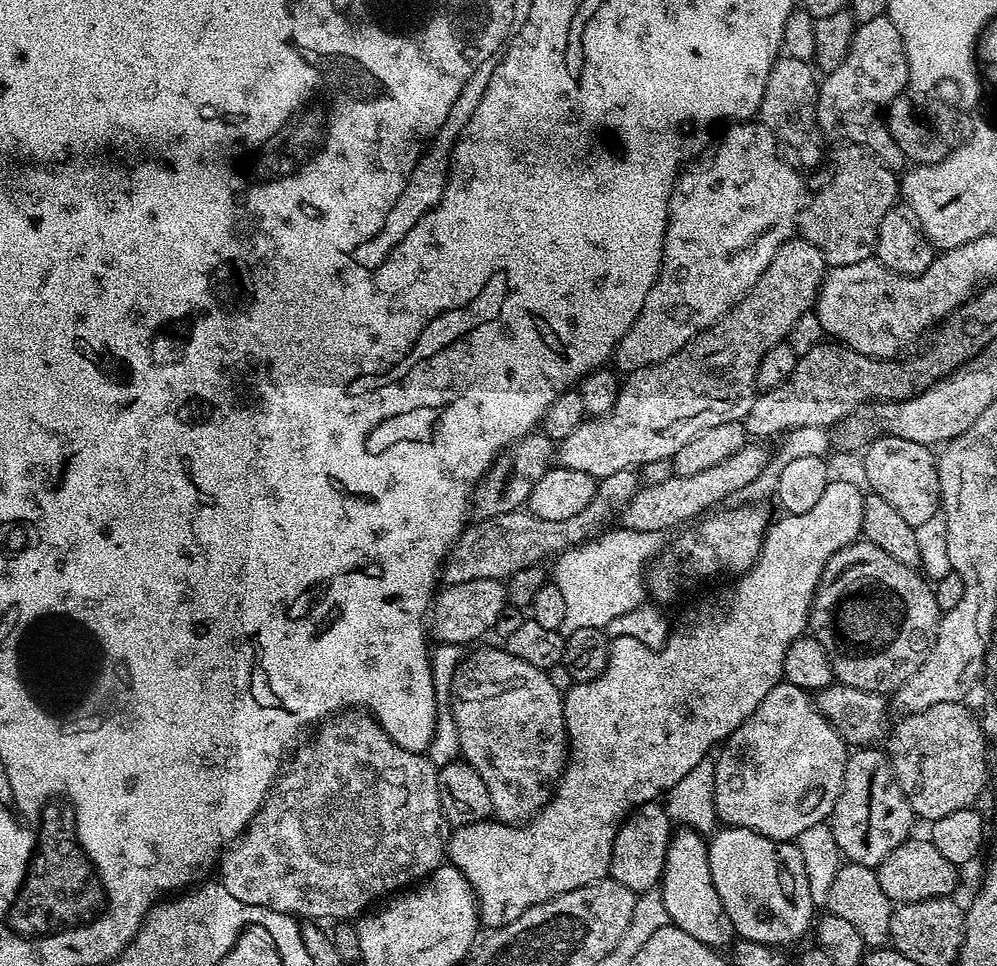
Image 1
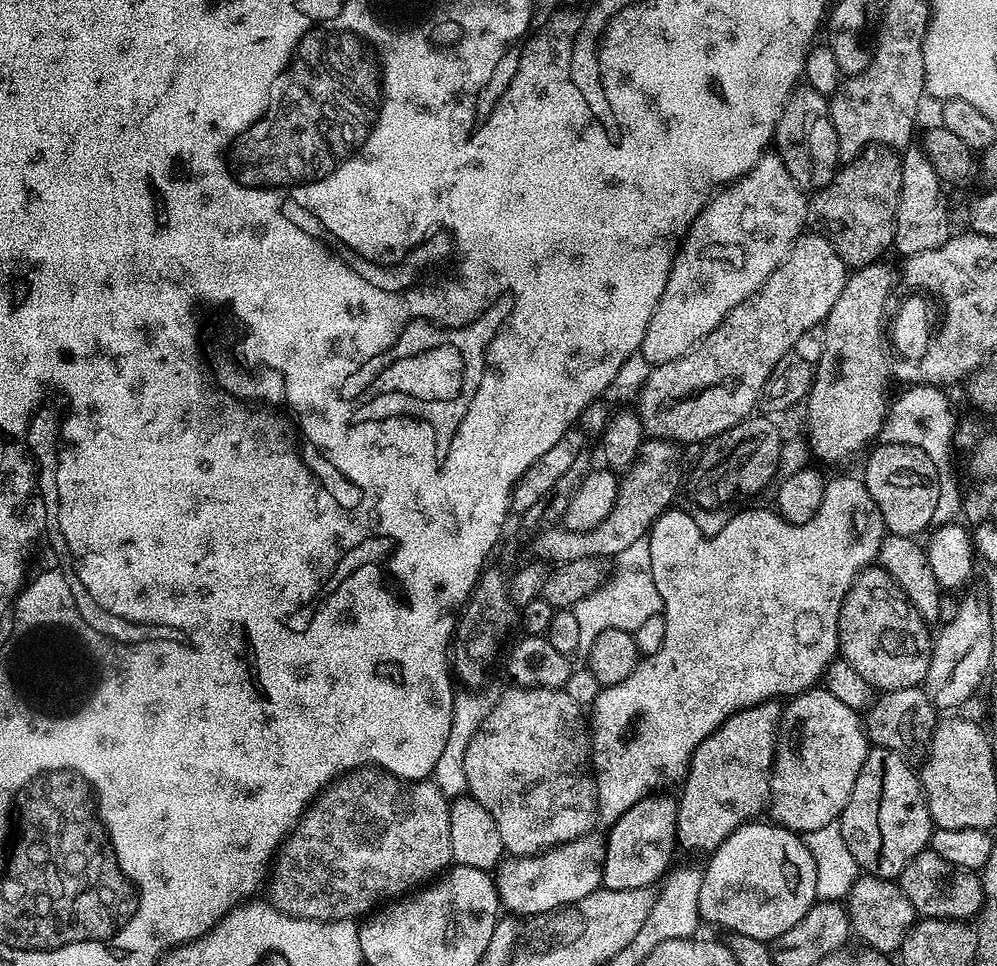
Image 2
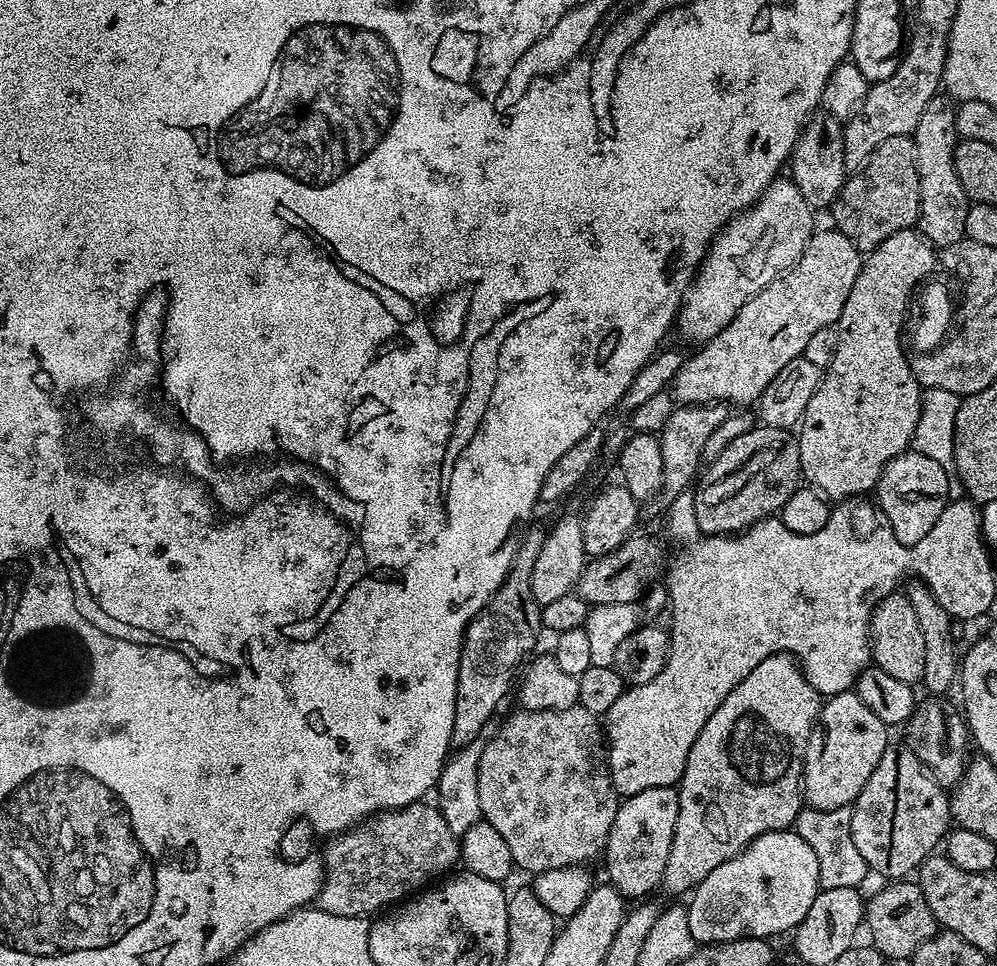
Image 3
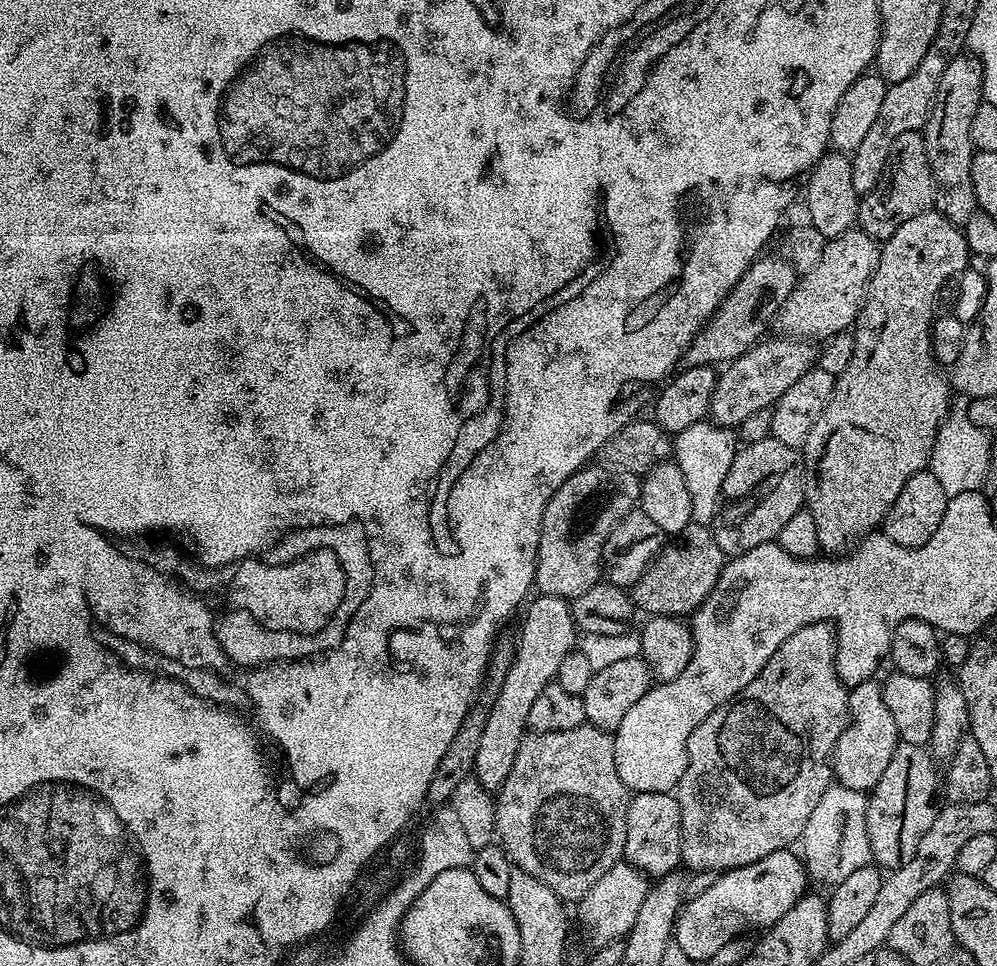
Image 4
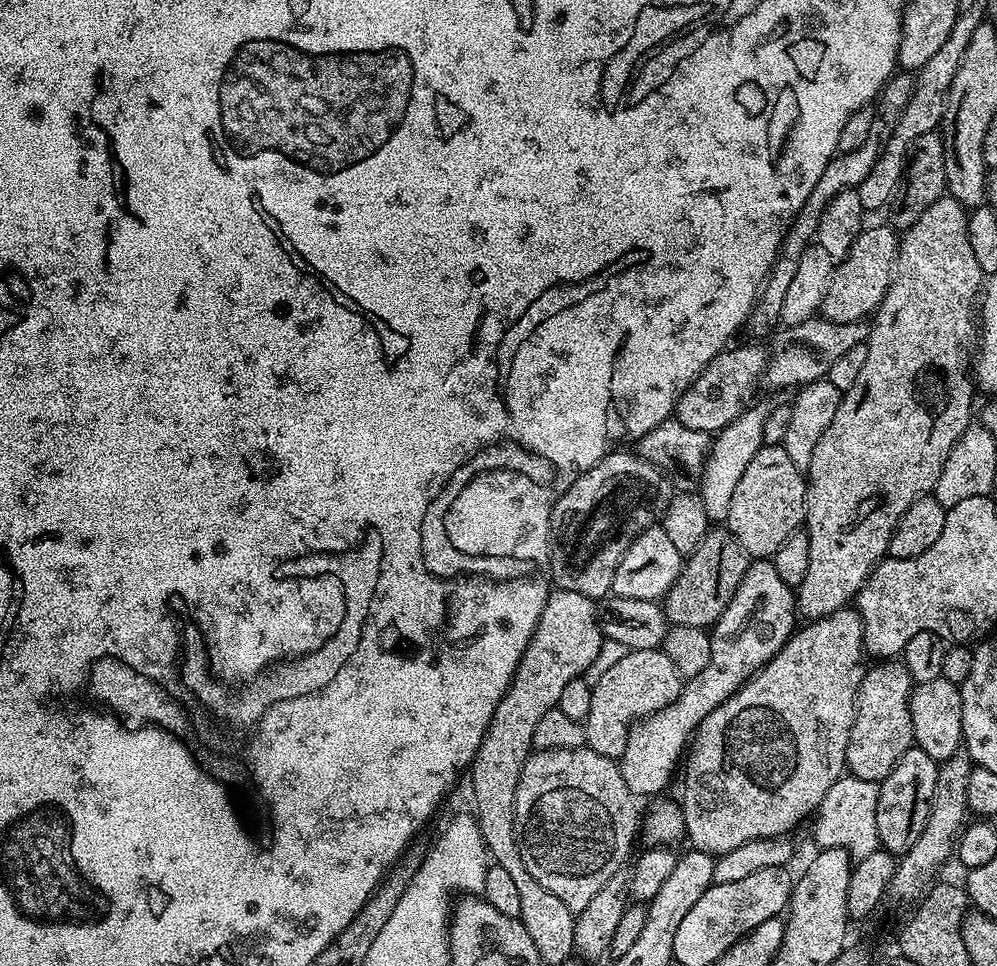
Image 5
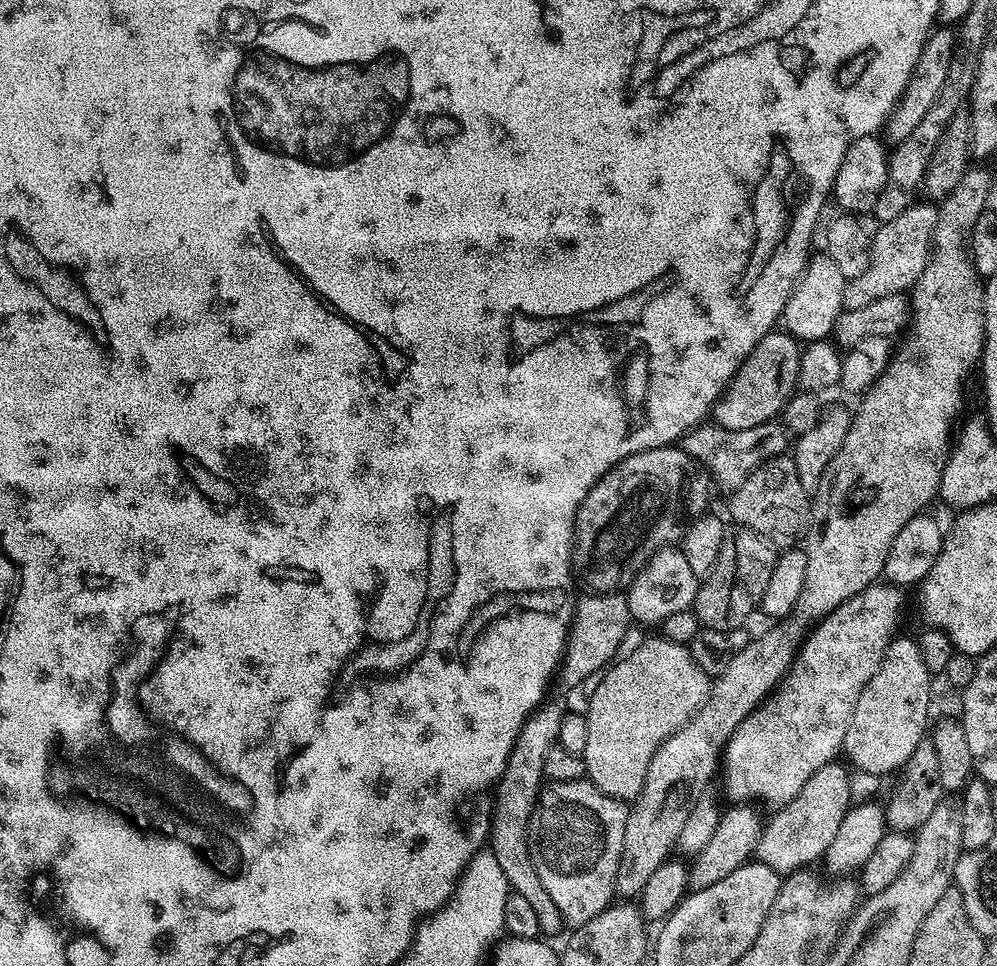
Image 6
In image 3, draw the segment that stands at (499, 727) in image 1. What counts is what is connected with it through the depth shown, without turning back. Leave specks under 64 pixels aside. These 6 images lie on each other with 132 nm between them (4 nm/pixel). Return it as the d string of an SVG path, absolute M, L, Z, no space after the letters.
M582 707L567 708L566 710L542 710L541 712L526 712L516 710L516 713L501 726L489 739L488 744L482 750L482 758L478 762L478 802L480 803L480 814L488 821L502 839L506 846L510 846L512 863L517 869L525 868L529 874L545 872L546 870L558 870L569 868L575 864L584 866L601 855L602 849L608 843L610 826L614 826L614 814L618 810L620 800L616 788L612 785L612 776L608 773L608 758L606 755L606 736L602 731L602 724L598 721L597 713Z

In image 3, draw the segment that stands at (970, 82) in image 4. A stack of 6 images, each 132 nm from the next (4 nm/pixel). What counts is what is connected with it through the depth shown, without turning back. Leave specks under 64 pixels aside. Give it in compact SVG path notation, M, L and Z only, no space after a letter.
M944 94L930 98L911 137L916 144L916 169L920 179L918 231L929 244L943 250L954 242L965 239L966 214L970 207L968 195L966 190L962 190L962 182L954 166L954 154L958 143L956 104Z

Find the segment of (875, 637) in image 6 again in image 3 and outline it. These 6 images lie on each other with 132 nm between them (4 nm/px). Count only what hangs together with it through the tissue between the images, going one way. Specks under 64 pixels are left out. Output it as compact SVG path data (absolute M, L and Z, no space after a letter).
M787 654L758 662L758 666L722 698L718 710L706 718L706 726L702 726L698 738L694 738L694 746L690 746L684 772L680 775L678 822L674 826L674 842L670 842L670 858L666 858L663 891L676 896L672 898L680 898L683 892L691 893L710 870L737 856L754 838L767 832L783 832L795 825L802 809L804 756L808 753L808 740L821 707L821 696L806 682L800 665Z

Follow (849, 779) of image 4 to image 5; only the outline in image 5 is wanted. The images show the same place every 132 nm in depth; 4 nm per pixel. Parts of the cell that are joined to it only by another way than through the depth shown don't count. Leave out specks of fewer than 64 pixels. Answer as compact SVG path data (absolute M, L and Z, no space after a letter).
M888 658L883 662L876 664L867 669L860 683L860 689L856 695L856 717L854 718L854 726L850 734L850 742L846 750L846 758L848 759L846 768L851 775L860 779L875 780L877 782L885 780L890 774L890 770L894 770L894 766L902 758L902 754L906 754L908 748L913 747L912 739L912 719L910 718L910 710L908 709L908 700L912 696L914 681L908 668L904 663L896 658Z

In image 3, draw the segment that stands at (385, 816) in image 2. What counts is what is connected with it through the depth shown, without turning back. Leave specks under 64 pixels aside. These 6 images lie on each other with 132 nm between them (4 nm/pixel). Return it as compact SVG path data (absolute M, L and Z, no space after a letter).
M417 802L407 804L405 808L389 808L386 812L377 812L352 825L347 831L333 835L336 837L329 842L328 849L323 849L322 852L324 880L320 884L318 907L323 912L363 917L367 917L368 912L379 913L421 891L429 882L443 877L449 871L447 868L460 860L458 838L452 833L450 826L446 826L446 818L442 818L435 803L424 803L428 802Z

